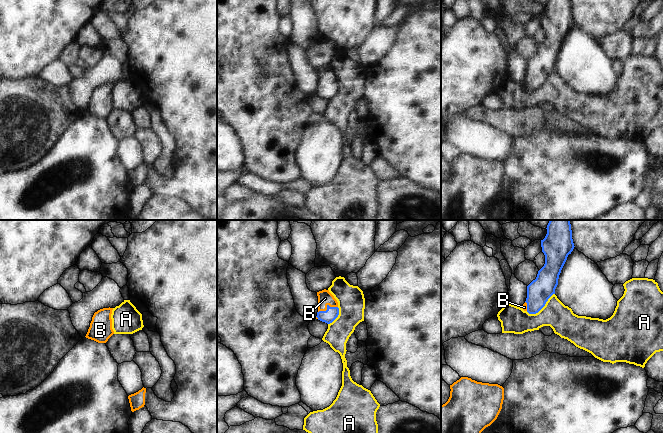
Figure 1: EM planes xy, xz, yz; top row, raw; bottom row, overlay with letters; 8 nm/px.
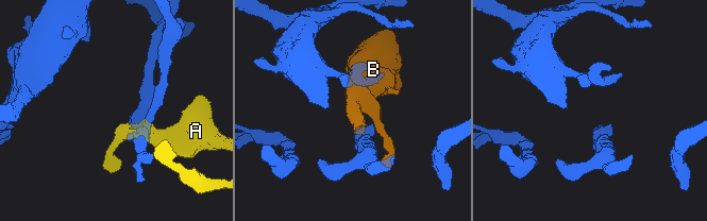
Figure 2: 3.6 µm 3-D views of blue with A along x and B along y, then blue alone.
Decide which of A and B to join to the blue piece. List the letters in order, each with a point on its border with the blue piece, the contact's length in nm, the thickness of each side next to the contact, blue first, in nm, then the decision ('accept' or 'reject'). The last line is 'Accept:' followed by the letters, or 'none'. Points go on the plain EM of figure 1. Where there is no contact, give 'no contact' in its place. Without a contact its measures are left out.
A: yz (541, 84) | 280 nm | 190/220 nm | reject
B: xz (327, 83) | 170 nm | 110/120 nm | accept
Accept: B

